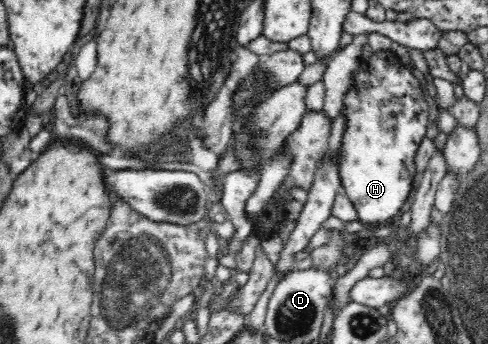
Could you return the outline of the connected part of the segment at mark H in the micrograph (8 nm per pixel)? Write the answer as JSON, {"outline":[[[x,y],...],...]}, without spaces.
{"outline":[[[390,49],[373,50],[373,55],[360,61],[341,107],[345,129],[341,137],[338,173],[342,184],[341,190],[355,206],[359,221],[363,225],[374,227],[393,222],[398,218],[405,201],[409,199],[416,175],[415,153],[429,126],[428,109],[419,81],[411,70],[402,66]]]}

